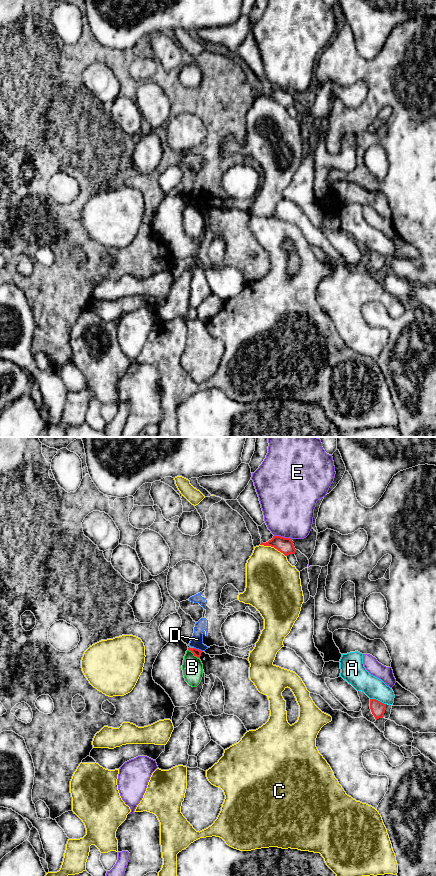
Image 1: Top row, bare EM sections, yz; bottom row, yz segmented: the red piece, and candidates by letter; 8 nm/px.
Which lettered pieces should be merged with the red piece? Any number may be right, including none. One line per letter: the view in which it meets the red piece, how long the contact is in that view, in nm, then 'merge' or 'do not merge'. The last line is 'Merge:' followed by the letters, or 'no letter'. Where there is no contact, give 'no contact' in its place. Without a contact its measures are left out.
A: contact in yz; length 140 nm; do not merge
B: contact in yz; length 120 nm; do not merge
C: contact in yz; length 220 nm; do not merge
D: contact in yz; length 80 nm; do not merge
E: contact in yz; length 150 nm; do not merge
Merge: no letter

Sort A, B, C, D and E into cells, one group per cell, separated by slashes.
A / B C / D / E

